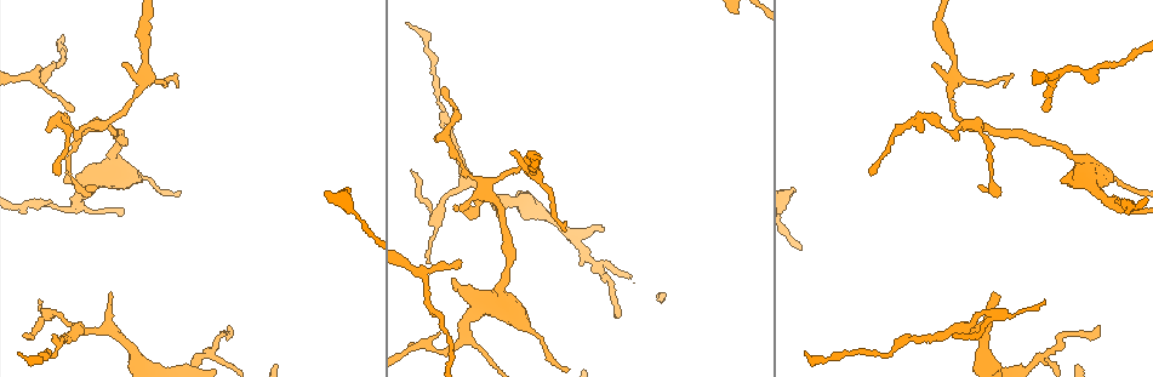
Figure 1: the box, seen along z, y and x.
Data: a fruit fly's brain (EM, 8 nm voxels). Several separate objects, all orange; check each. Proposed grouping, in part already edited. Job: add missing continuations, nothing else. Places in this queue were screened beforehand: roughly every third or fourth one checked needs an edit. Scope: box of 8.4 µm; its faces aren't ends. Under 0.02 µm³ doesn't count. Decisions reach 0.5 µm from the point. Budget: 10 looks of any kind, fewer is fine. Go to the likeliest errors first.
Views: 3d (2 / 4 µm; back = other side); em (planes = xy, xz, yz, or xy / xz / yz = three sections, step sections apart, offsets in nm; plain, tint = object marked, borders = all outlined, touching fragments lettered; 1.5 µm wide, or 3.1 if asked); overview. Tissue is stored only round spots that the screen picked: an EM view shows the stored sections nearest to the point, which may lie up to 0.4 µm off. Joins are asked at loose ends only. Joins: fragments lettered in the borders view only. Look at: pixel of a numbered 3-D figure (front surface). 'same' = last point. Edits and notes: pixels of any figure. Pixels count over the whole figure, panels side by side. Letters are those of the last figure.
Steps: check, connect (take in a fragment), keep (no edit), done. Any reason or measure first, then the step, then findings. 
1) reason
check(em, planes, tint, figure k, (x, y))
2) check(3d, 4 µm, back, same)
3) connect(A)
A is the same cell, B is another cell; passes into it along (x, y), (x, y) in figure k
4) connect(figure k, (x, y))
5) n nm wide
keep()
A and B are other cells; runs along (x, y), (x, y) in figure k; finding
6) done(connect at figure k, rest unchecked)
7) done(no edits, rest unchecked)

an open end
check(3d, 2 µm, figure 1, (41, 301))

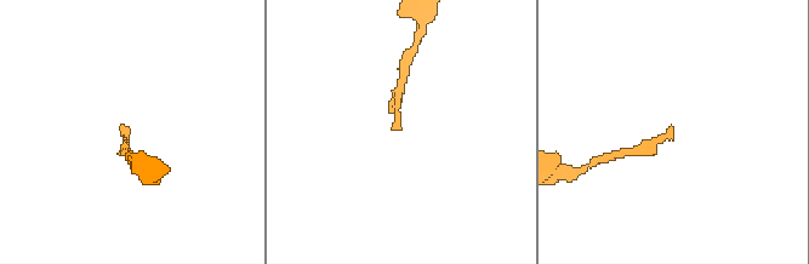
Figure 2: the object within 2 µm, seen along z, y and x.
check(em, planes, tint, figure 2, (673, 131))

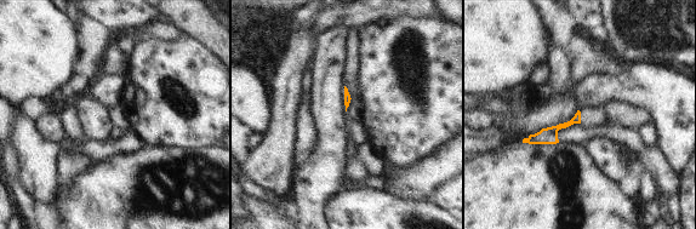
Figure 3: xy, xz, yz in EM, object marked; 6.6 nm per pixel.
see the neighbours
check(em, planes, borders, same)

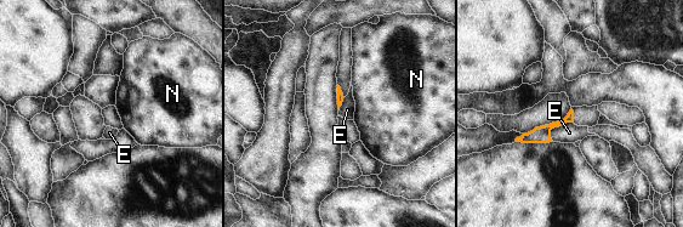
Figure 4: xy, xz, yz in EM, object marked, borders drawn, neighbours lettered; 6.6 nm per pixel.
keep()
E and N are other cells; border along (573, 121), (553, 128), (551, 140) in figure 4; none of them fits

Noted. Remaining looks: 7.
thick end
check(em, xz, step 4, tint, figure 1, (452, 278))

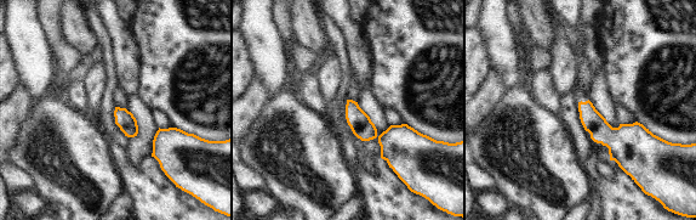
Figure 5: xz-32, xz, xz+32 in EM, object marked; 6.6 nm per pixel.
another direction
check(em, planes, tint, same)

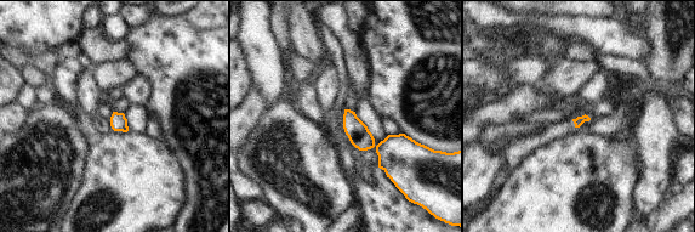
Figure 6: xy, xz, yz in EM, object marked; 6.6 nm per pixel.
check(em, planes, borders, same)

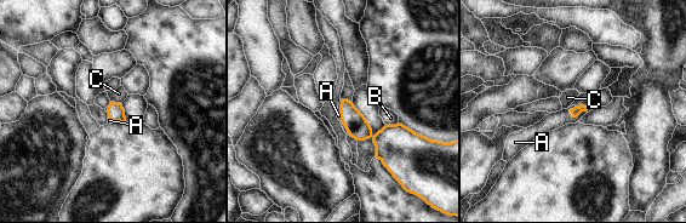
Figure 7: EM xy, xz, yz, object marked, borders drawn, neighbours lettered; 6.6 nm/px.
A touches over 140 nm
connect(A)
A is the same cell, B and C are other cells; it goes on there

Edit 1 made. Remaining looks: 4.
check(3d, 4 µm, back, figure 1, (22, 336))

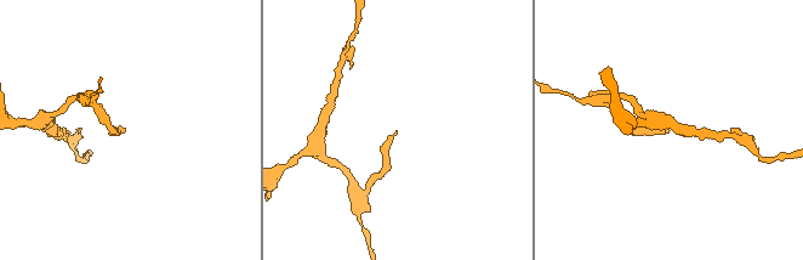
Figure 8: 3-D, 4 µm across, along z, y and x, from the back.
need the tissue
check(em, yz, step 4, tint, figure 8, (396, 131))

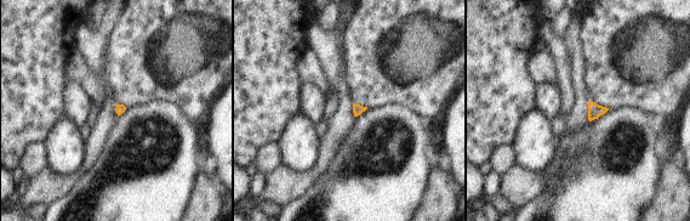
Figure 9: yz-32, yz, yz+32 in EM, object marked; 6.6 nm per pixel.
cut it another way
check(em, planes, borders, same)

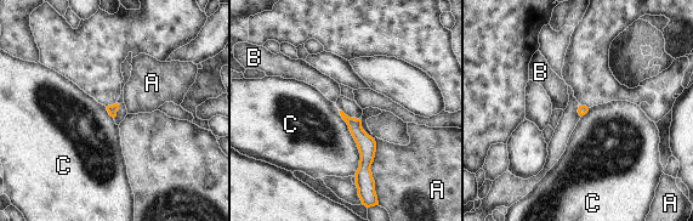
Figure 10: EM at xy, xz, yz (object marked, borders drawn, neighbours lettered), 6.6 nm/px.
keep()
A, B and C are other cells; runs along (350, 120), (365, 143), (361, 182) in figure 10; no lettered fragment goes on from it

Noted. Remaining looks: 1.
done(connect at figure 7, rest unchecked)

